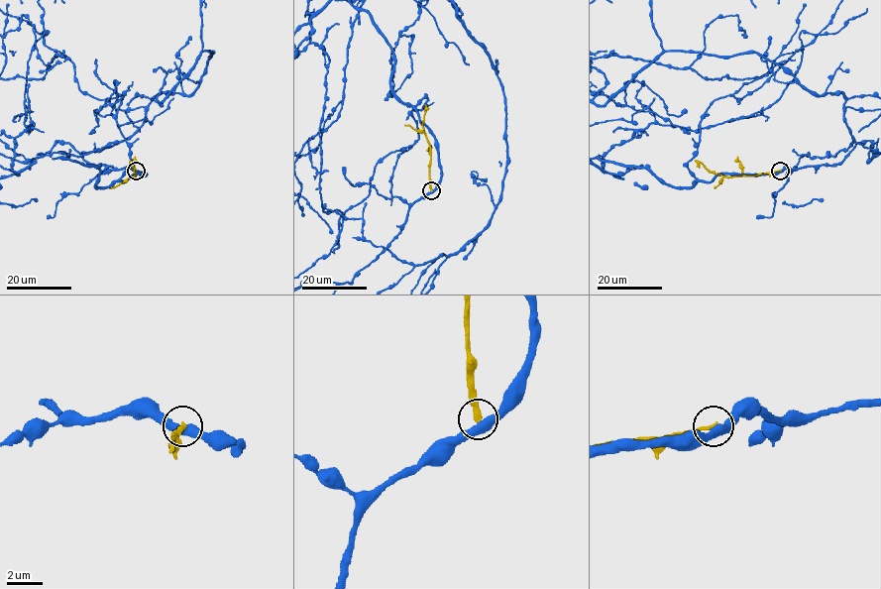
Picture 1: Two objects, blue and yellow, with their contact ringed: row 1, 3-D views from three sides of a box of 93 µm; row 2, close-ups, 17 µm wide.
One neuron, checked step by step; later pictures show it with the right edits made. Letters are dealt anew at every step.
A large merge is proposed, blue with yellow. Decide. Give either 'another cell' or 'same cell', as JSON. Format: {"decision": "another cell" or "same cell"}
{"decision": "another cell"}

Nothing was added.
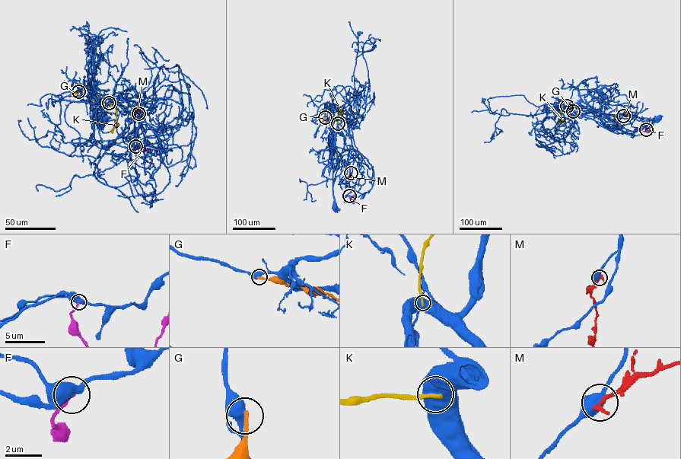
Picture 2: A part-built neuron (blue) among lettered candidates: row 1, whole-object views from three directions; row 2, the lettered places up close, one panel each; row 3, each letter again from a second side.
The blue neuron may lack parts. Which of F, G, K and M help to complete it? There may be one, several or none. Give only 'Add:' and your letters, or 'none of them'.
Add: none of them

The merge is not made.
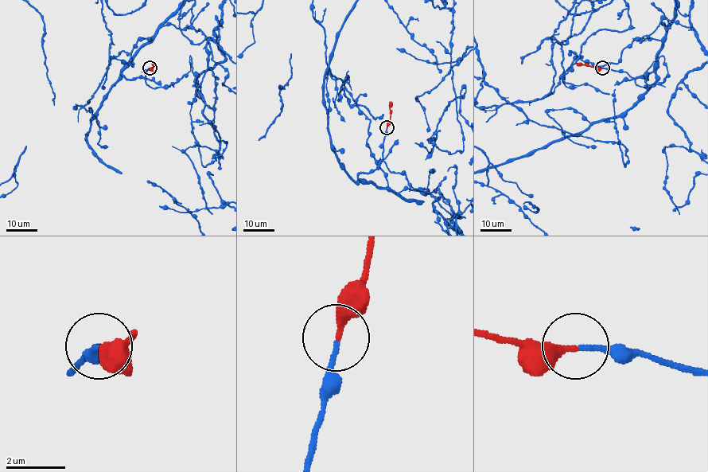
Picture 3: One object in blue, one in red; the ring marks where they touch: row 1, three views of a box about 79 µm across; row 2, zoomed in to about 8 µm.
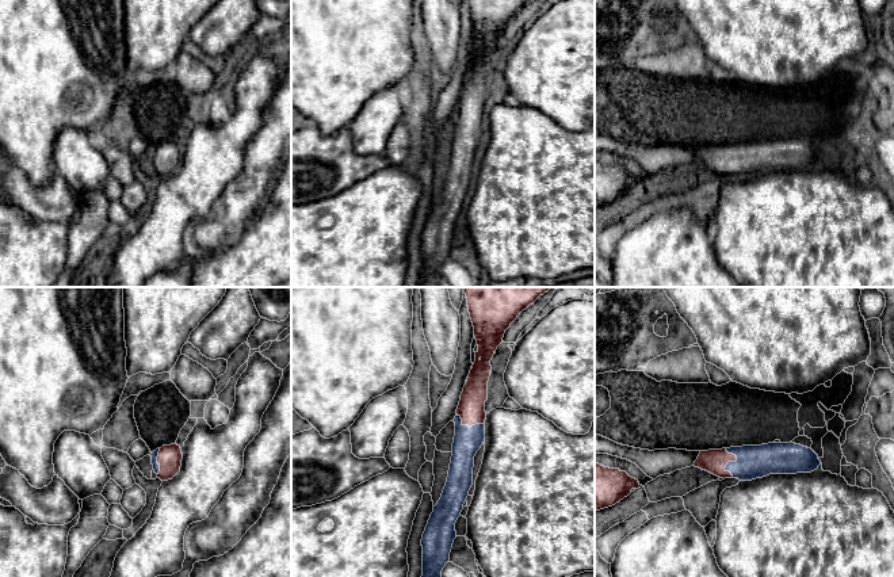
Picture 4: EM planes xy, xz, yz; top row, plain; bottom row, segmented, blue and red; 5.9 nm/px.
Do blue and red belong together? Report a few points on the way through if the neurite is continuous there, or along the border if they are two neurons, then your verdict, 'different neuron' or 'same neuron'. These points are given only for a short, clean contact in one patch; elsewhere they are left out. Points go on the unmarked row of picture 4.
runs through yz (752, 159), (730, 159), (714, 157); same neuron

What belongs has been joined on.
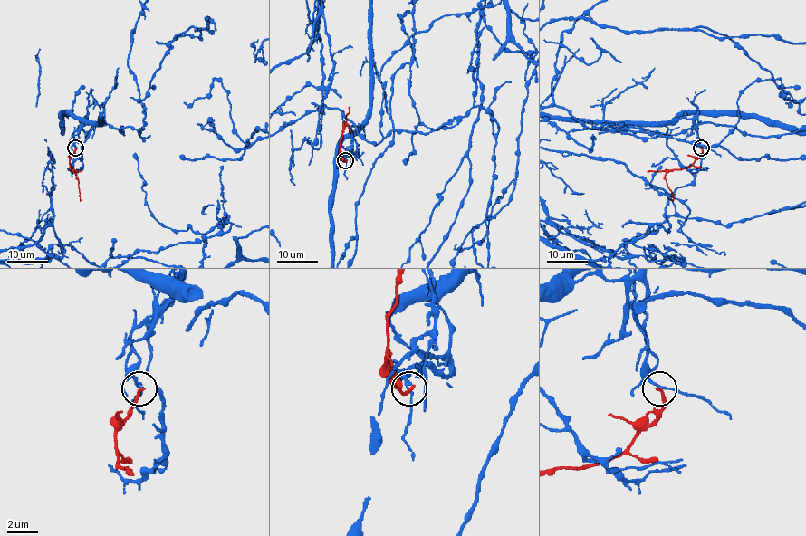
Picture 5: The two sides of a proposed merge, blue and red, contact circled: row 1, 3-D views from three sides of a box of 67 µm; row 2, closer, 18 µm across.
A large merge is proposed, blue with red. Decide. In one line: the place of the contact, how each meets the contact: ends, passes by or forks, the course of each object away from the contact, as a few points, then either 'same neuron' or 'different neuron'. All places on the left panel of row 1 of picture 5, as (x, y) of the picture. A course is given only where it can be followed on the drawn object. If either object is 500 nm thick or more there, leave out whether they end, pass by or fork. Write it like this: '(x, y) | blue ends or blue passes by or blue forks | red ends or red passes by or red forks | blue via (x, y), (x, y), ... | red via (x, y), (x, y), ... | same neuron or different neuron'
(75, 148) | blue passes by | red ends | red via (75, 148), (69, 165), (76, 174), (81, 199) | different neuron

